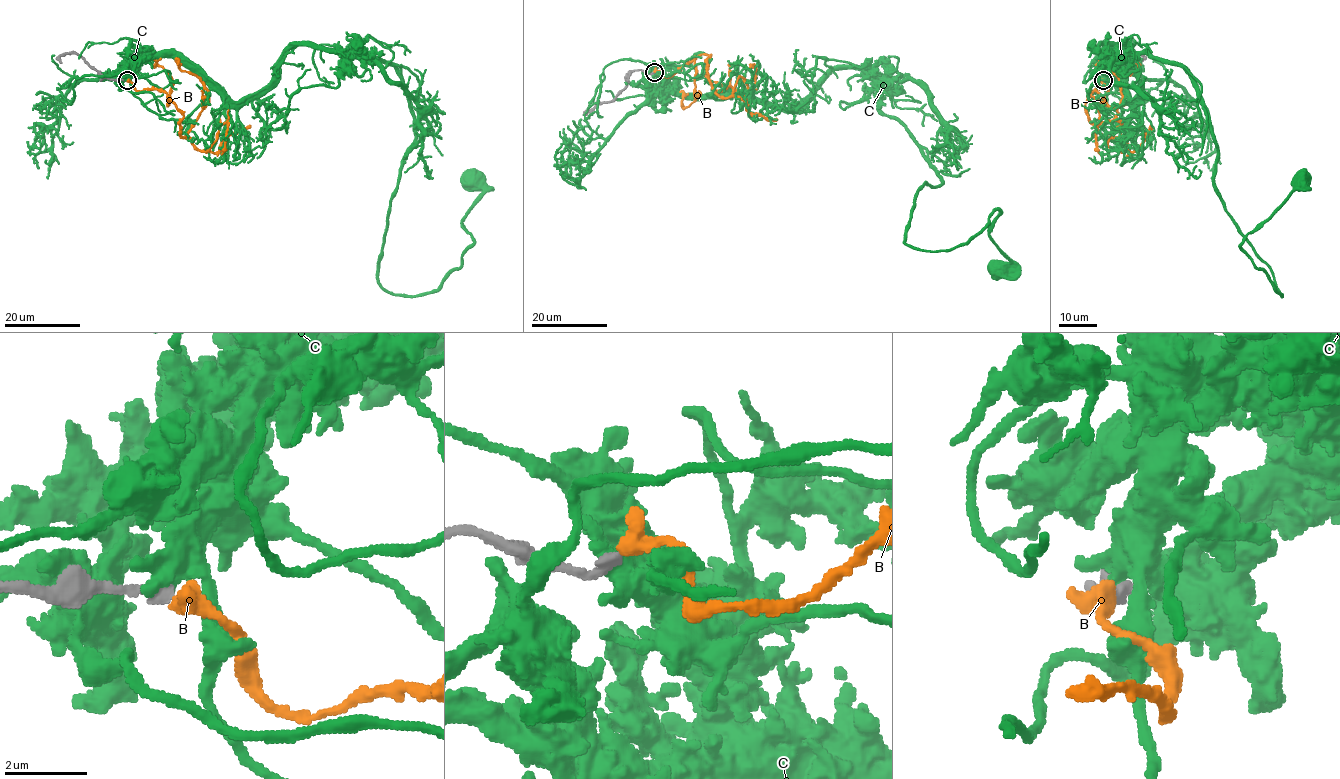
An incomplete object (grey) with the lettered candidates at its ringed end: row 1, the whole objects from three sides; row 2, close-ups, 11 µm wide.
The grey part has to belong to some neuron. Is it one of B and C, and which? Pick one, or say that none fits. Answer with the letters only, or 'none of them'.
B

